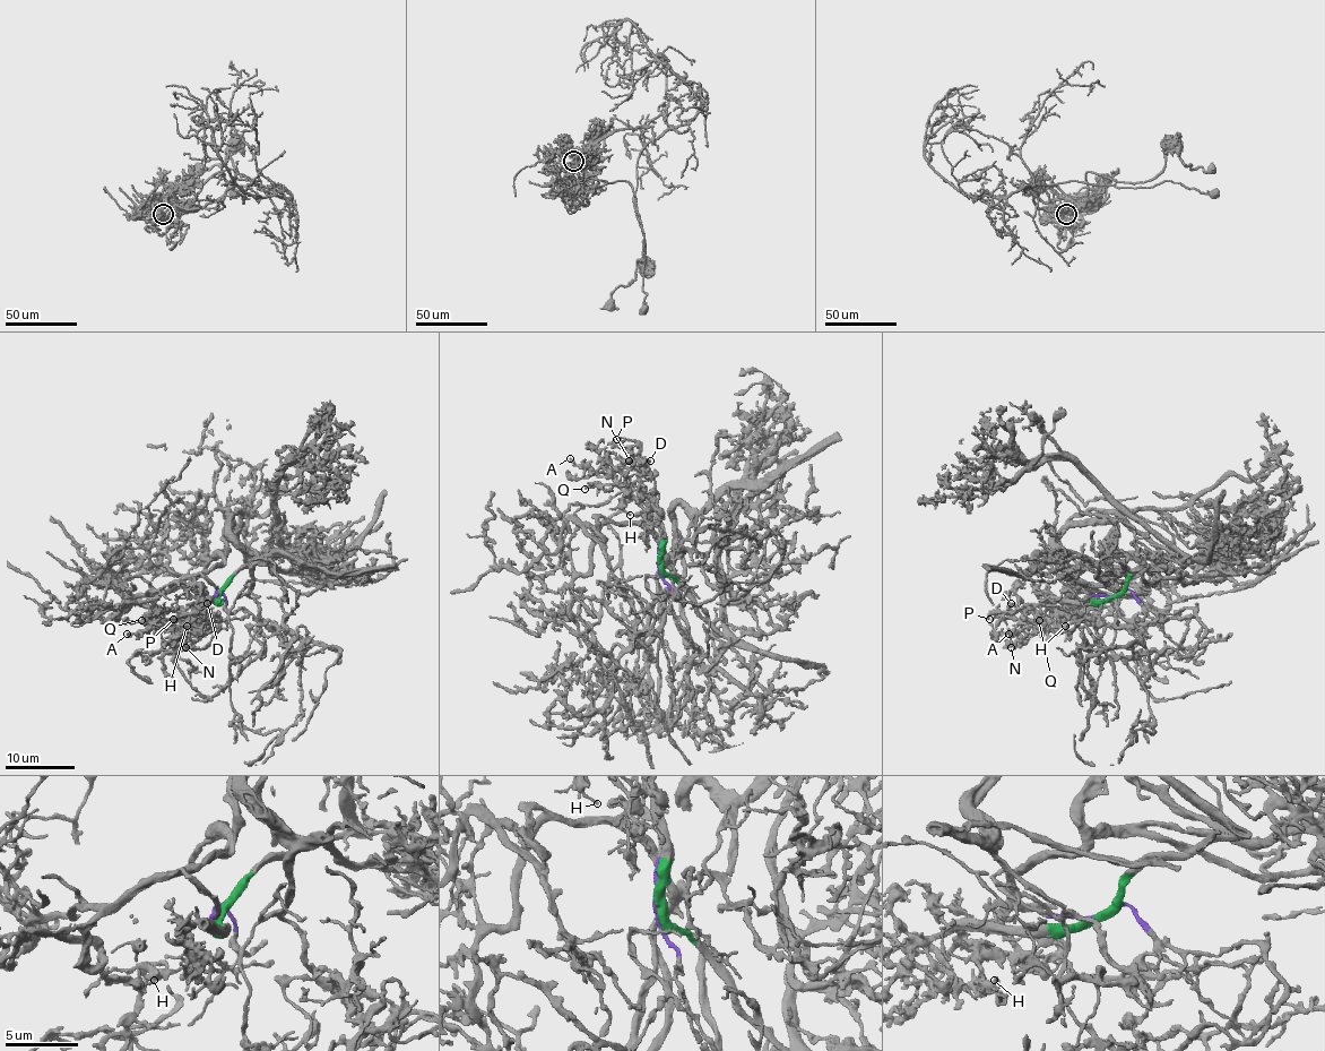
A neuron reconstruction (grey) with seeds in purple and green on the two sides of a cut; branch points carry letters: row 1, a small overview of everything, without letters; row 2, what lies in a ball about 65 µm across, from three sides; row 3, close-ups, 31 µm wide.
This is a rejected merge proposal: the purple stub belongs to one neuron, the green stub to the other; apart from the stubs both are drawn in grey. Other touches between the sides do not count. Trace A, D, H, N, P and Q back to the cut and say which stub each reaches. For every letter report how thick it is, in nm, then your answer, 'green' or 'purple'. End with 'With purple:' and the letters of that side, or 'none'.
A: calibre 240 nm; green
D: calibre 170 nm; green
H: calibre 140 nm; green
N: calibre 130 nm; green
P: calibre 150 nm; green
Q: calibre 200 nm; green
With purple: none

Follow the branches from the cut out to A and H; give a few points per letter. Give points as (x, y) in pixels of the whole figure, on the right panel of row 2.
A: (1118, 595), (1099, 602), (1048, 600), (1041, 612), (1029, 610), (1018, 629), (1007, 634)
H: (1118, 595), (1099, 602), (1048, 600), (1042, 622), (1046, 626), (1065, 626)

